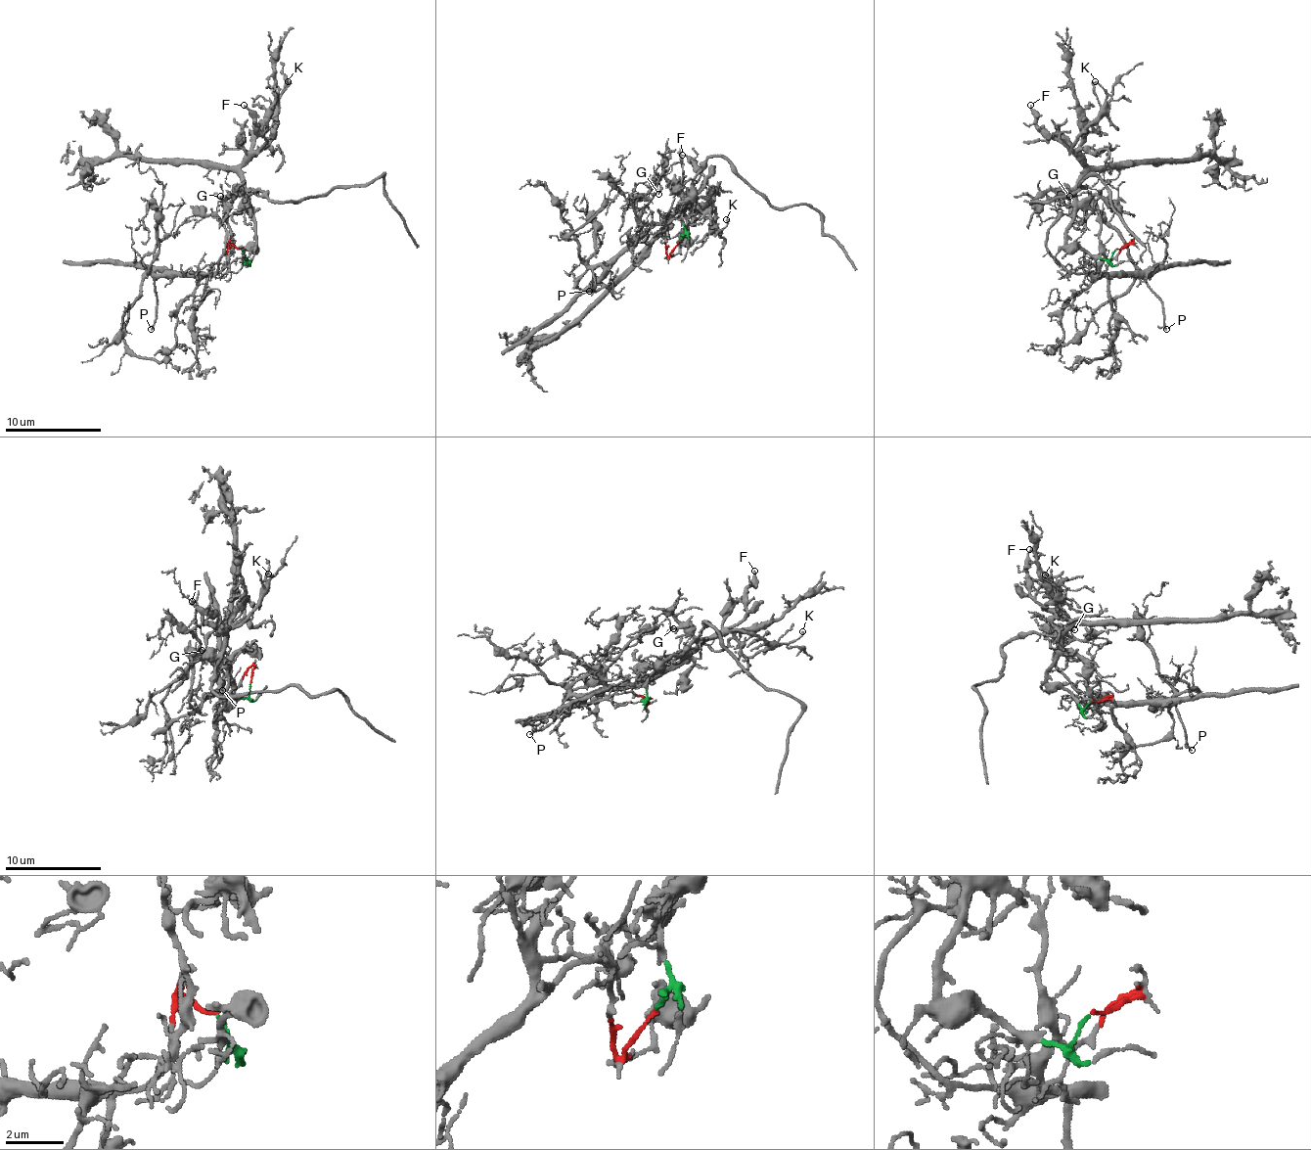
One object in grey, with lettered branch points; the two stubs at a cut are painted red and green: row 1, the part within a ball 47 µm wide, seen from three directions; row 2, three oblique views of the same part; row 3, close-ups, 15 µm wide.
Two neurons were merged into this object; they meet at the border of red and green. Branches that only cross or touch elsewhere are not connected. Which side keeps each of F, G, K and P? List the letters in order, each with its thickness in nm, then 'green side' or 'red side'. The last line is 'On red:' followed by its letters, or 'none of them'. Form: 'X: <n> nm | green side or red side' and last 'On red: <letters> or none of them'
F: 160 nm | green side
G: 70 nm | red side
K: 130 nm | green side
P: 130 nm | red side
On red: G, P

